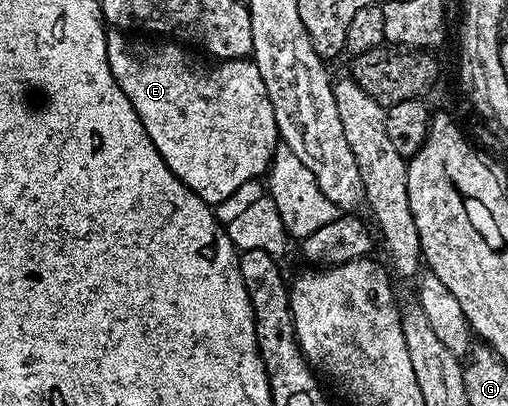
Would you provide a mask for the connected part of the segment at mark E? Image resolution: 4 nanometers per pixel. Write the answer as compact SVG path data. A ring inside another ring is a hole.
M110 29L106 33L106 52L108 53L108 65L112 69L112 77L116 77L116 85L120 85L120 89L124 89L124 97L128 97L128 101L132 101L132 109L136 109L136 113L140 117L140 121L144 125L144 129L148 133L148 137L152 141L152 145L156 145L156 149L160 153L160 157L168 165L168 169L172 169L172 173L185 185L188 189L192 189L192 193L196 193L196 197L200 197L206 203L217 205L225 199L230 199L245 183L250 183L253 179L258 179L267 174L270 169L270 162L274 156L275 147L279 146L280 136L278 126L276 125L276 113L272 109L272 101L268 97L268 89L264 89L264 77L260 77L260 69L249 58L244 59L224 59L221 61L206 61L210 63L201 63L197 59L197 54L189 55L185 46L179 45L174 41L150 41L154 43L145 43L145 38L131 37L127 32L121 29Z

